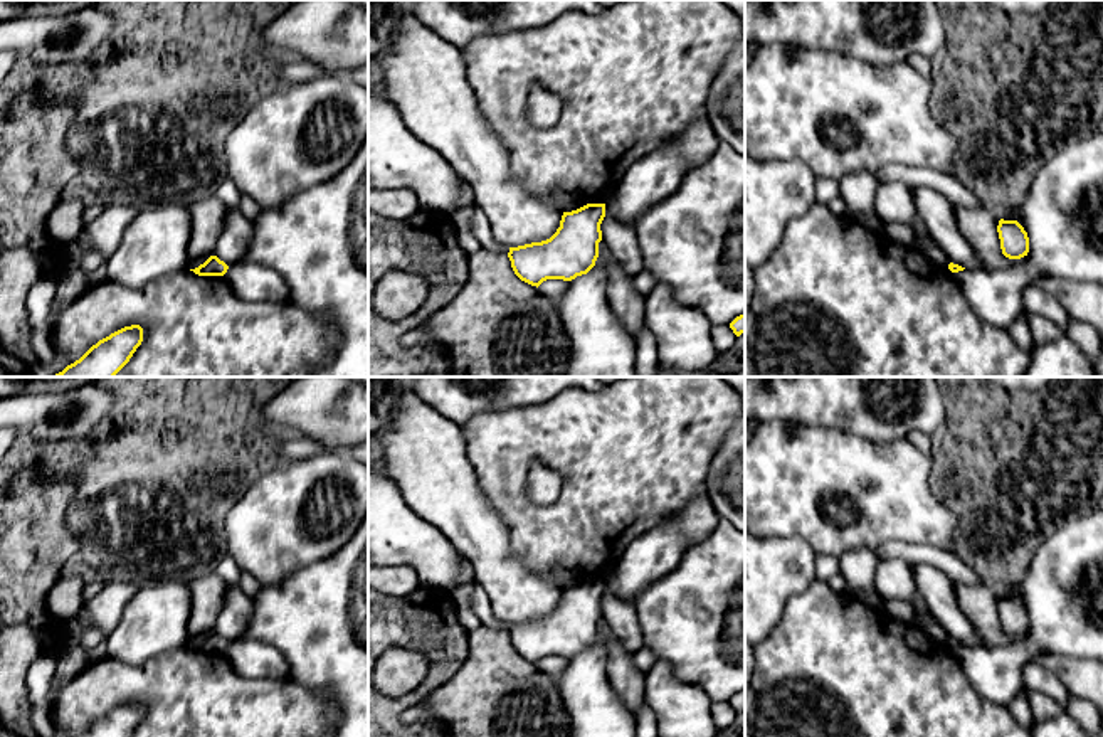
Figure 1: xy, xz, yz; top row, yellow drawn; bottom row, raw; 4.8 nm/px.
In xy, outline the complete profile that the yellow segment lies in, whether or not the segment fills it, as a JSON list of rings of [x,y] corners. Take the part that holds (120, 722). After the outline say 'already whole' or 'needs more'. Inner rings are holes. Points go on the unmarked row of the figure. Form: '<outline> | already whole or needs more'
[[[140,702],[124,703],[92,722],[79,737],[129,737],[143,718]]] | already whole

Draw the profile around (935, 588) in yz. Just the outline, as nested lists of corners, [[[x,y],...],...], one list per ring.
[[[915,564],[911,565],[911,572],[920,597],[943,626],[948,638],[970,650],[987,648],[975,633],[972,621],[960,609],[953,581],[940,569],[928,564]]]

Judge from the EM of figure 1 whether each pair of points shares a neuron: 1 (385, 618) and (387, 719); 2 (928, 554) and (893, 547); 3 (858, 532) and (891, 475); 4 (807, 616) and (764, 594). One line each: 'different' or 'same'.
1: same
2: same
3: same
4: different

